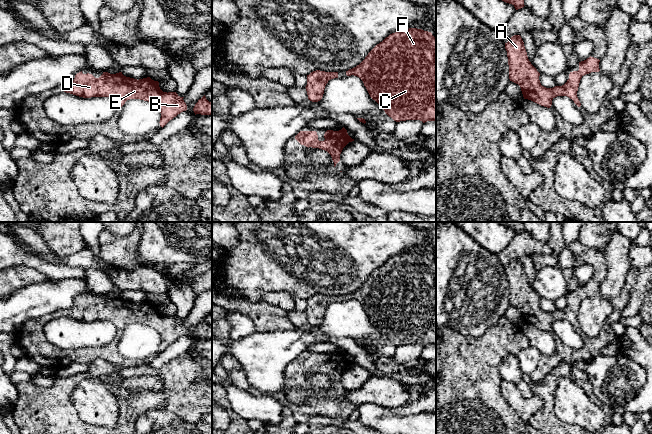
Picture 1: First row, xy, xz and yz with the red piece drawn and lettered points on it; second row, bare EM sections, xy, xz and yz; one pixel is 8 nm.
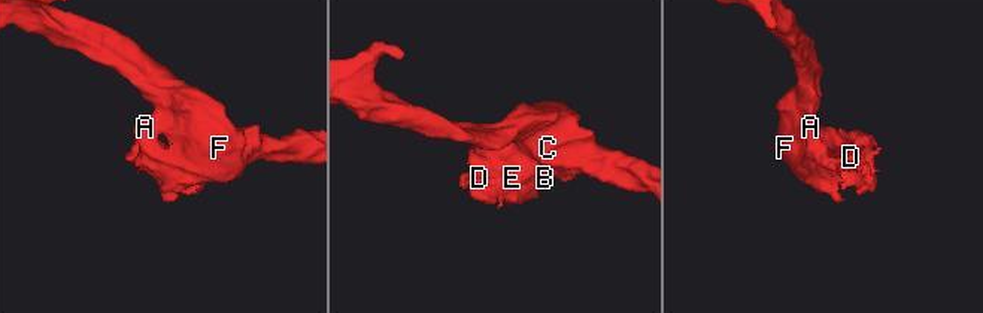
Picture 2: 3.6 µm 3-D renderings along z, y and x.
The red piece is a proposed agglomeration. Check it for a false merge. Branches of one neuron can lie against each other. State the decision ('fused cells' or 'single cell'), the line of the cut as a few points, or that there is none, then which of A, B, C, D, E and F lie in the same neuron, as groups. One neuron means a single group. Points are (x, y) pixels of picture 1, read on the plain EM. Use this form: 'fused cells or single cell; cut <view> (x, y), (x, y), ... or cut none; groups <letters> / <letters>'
single cell; cut none; groups A B C D E F

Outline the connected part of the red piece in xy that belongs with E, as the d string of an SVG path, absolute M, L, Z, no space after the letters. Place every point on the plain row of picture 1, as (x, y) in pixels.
M81 295L75 299L71 308L64 311L64 316L83 322L110 321L119 331L130 323L151 326L160 334L159 347L162 352L187 334L184 321L180 321L176 316L163 316L158 305L150 301L137 304L124 300L122 296L103 296L99 302L95 302L92 298L83 298Z

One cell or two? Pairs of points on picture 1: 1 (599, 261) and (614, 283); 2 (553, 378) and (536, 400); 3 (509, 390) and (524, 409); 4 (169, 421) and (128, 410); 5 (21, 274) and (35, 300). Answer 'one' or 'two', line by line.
1: two
2: two
3: one
4: two
5: two

